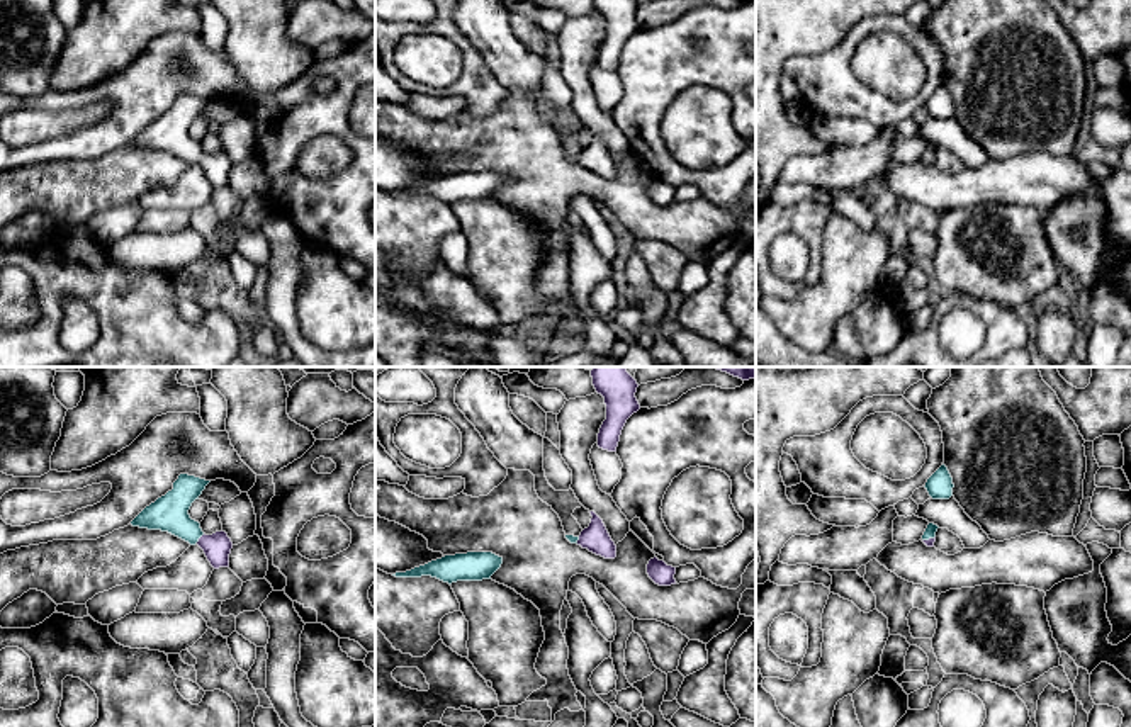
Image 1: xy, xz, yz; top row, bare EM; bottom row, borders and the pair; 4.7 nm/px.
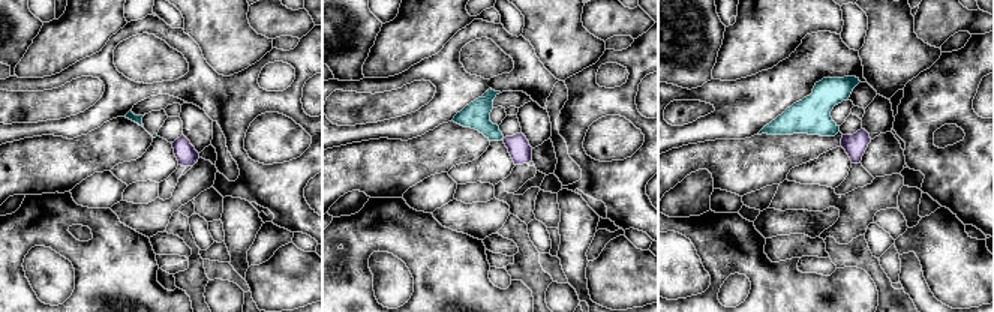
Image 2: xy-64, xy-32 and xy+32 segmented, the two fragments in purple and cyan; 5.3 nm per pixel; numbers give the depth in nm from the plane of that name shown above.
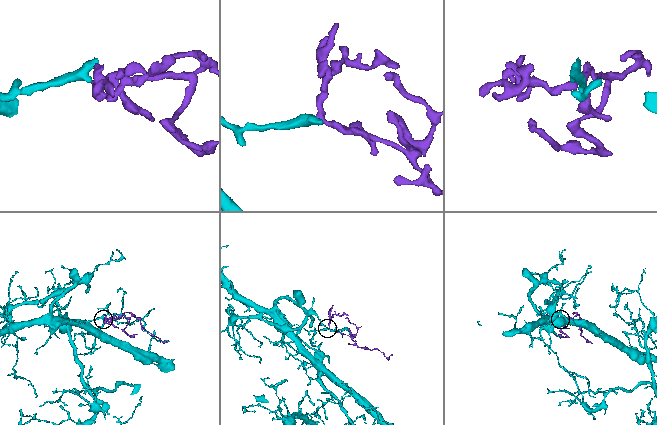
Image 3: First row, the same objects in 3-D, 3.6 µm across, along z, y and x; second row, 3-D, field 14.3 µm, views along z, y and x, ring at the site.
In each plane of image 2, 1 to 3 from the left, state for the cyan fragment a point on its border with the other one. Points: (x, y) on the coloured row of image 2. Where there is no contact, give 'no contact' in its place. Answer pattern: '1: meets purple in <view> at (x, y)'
1: no contact
2: no contact
3: no contact

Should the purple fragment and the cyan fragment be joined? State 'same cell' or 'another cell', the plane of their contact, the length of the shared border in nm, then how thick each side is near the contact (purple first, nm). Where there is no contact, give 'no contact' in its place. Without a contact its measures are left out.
same cell | xy | 60 nm | 130/180 nm

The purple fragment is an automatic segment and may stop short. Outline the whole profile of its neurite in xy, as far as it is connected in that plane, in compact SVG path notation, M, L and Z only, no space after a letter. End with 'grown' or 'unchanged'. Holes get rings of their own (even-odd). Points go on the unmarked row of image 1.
M180 93L173 109L146 126L132 146L168 151L190 165L199 165L214 189L229 187L233 161L226 151L205 155L200 143L192 139L188 129L211 100Z; grown

